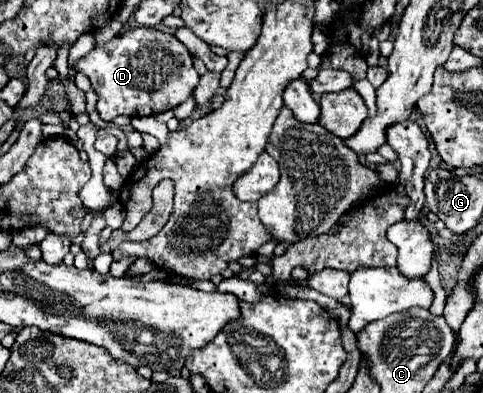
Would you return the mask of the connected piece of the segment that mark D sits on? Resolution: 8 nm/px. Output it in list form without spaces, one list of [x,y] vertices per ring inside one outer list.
[[[134,28],[90,50],[80,58],[76,70],[86,74],[98,92],[100,118],[112,122],[120,114],[154,116],[190,98],[200,80],[192,58],[190,50],[176,36],[156,28]]]

